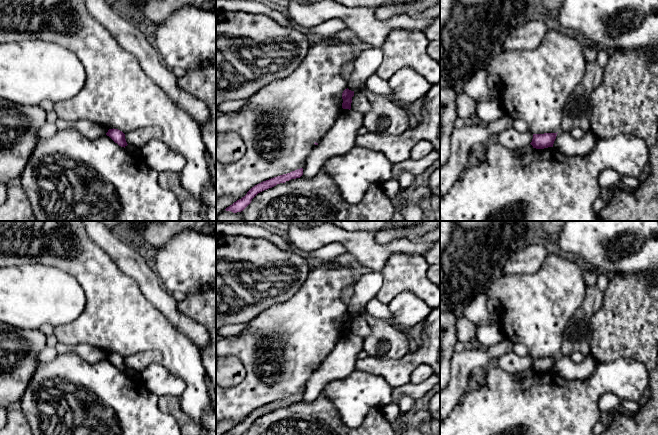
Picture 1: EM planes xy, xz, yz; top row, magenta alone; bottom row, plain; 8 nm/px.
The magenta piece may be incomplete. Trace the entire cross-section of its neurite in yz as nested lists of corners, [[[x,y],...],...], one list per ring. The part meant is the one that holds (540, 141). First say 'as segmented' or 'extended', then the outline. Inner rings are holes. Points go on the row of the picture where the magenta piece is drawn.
as segmented | [[[557,133],[533,134],[533,139],[530,144],[536,149],[553,147],[556,136]]]

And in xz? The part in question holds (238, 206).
as segmented | [[[303,168],[297,169],[287,174],[283,174],[269,180],[263,181],[254,187],[252,187],[247,194],[241,199],[234,202],[232,205],[227,207],[226,211],[231,211],[233,213],[243,211],[252,201],[252,199],[260,192],[272,188],[280,183],[285,183],[291,179],[300,178],[303,175]]]

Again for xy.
as segmented | [[[109,129],[106,135],[121,147],[125,148],[128,145],[125,139],[125,134],[118,129]]]

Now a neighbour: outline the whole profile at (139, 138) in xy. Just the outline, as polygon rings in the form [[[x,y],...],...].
[[[147,126],[125,134],[128,145],[141,149],[153,139],[163,140],[163,131],[158,126]]]

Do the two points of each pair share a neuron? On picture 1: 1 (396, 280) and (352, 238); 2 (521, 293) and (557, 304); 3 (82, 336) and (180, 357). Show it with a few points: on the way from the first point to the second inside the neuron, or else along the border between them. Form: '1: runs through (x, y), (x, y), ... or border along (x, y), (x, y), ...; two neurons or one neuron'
1: border along (401, 253), (393, 253), (379, 271); two neurons
2: runs through (530, 302), (534, 304), (548, 304); one neuron
3: runs through (106, 335), (156, 335); one neuron

